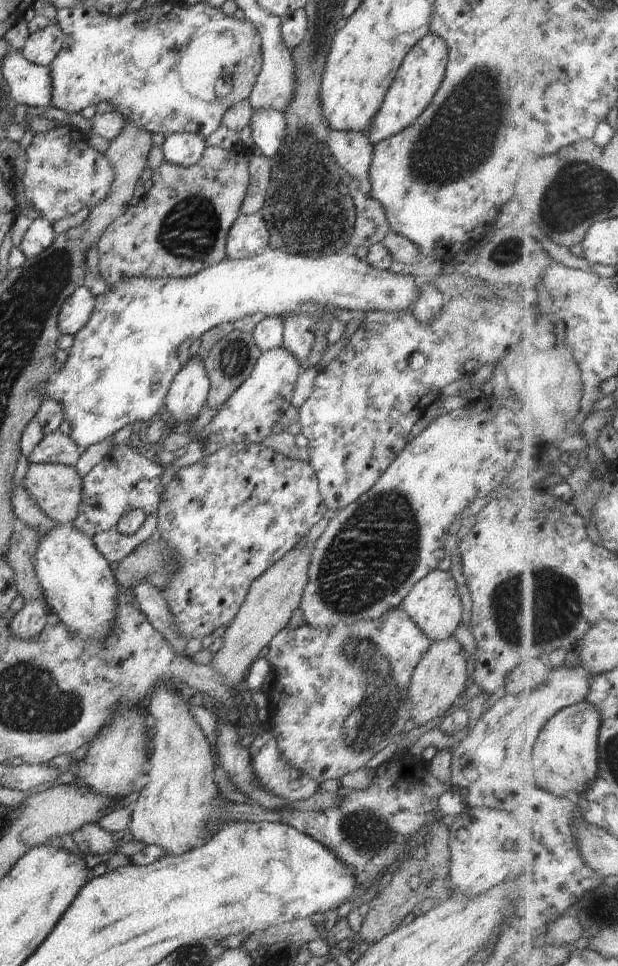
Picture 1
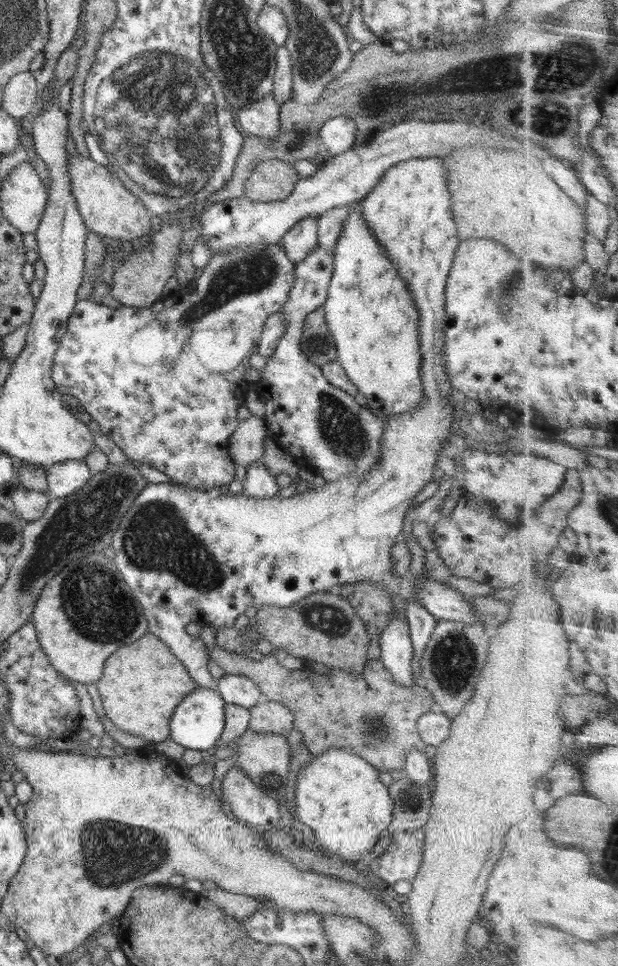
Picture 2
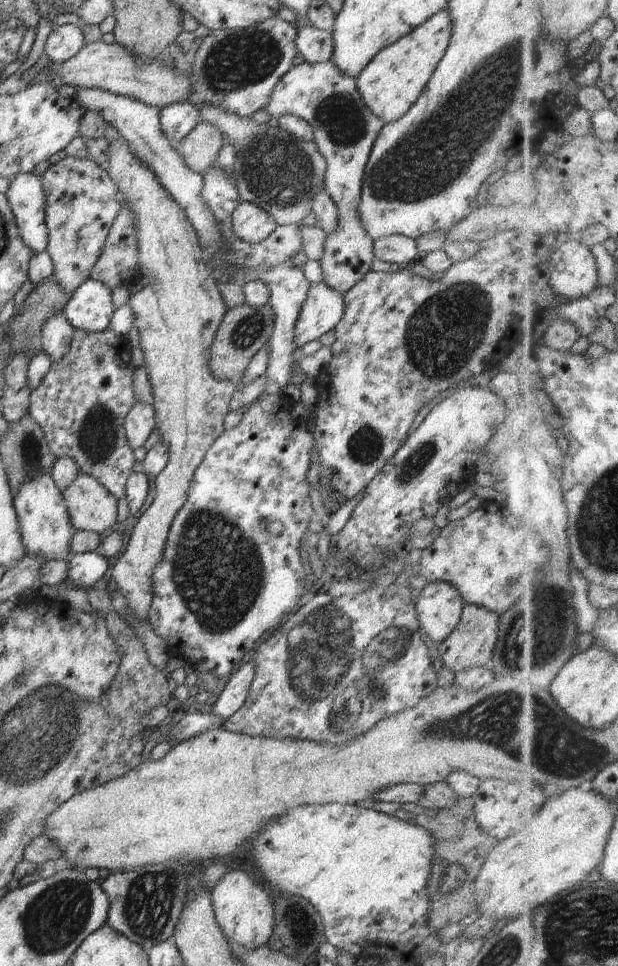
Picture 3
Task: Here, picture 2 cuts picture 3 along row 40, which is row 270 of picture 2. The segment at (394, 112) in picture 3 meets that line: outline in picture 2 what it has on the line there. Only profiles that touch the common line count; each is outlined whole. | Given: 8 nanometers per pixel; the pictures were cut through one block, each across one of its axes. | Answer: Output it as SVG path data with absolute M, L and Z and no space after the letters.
M439 157L400 161L384 172L372 192L362 199L360 209L372 235L386 249L397 272L406 281L420 313L420 378L425 399L411 411L386 418L379 463L363 479L338 479L289 498L276 495L255 499L243 493L223 494L192 485L148 483L134 499L113 534L111 544L115 552L114 564L142 607L148 632L155 634L168 646L200 688L211 688L214 682L208 671L210 658L200 636L186 633L187 623L197 622L201 627L212 625L216 629L233 626L236 618L244 614L249 606L255 606L259 611L267 606L286 608L315 592L330 592L332 588L345 584L380 584L393 599L399 596L408 603L411 598L415 598L440 621L484 626L479 622L475 608L465 599L466 594L440 581L421 581L410 574L406 577L395 575L391 561L392 547L399 540L408 510L415 506L412 500L428 482L438 477L436 459L443 452L450 428L454 424L454 407L450 402L453 386L445 369L442 322L446 306L446 281L461 240L458 239L452 213L448 172Z

